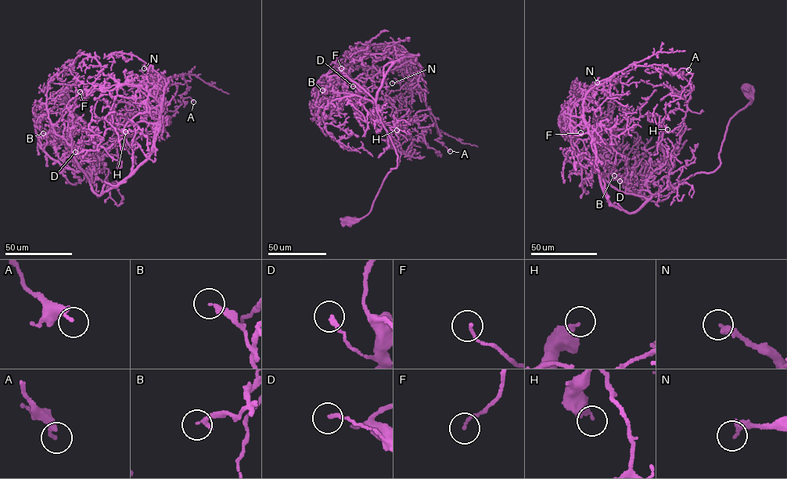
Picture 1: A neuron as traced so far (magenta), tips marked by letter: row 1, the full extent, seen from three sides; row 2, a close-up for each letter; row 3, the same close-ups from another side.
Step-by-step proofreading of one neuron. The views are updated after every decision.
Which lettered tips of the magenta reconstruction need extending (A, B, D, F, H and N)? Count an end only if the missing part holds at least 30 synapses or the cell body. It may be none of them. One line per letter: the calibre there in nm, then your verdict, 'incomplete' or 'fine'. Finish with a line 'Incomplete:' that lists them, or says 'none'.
A: calibre 220 nm; fine
B: calibre 220 nm; fine
D: calibre 180 nm; fine
F: calibre 130 nm; fine
H: calibre 320 nm; fine
N: calibre 300 nm; fine
Incomplete: none

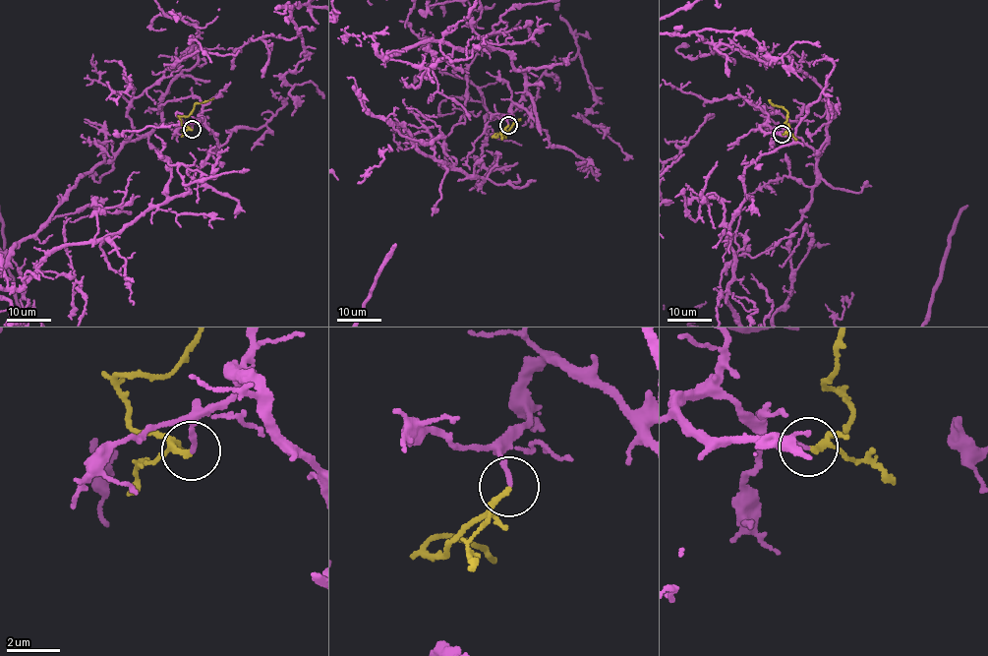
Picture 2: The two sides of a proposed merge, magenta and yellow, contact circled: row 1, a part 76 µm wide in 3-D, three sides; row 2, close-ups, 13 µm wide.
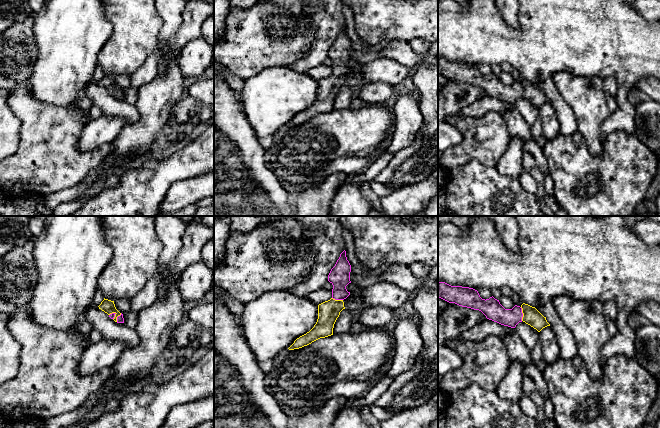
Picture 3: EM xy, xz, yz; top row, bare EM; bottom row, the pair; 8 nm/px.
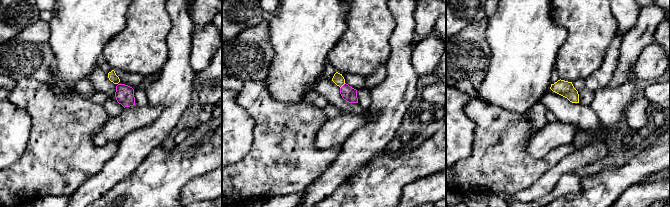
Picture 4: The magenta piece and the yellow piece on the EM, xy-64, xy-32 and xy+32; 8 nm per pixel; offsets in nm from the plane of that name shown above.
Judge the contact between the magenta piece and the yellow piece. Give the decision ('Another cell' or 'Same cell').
Same cell

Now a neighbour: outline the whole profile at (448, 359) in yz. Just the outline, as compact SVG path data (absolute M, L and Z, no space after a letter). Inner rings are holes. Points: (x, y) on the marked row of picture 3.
M445 345L438 347L438 376L442 377L445 374L460 368L462 364L463 360L455 350L450 349Z

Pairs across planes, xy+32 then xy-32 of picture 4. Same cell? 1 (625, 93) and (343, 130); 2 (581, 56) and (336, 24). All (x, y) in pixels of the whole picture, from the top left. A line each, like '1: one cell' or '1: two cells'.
1: two cells
2: two cells

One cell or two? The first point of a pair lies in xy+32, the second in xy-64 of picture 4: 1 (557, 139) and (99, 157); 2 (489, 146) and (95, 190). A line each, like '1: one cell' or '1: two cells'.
1: two cells
2: two cells

